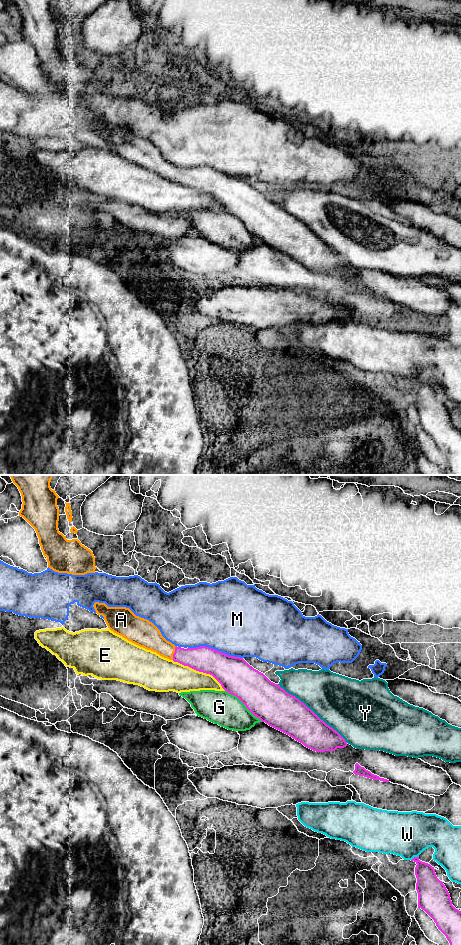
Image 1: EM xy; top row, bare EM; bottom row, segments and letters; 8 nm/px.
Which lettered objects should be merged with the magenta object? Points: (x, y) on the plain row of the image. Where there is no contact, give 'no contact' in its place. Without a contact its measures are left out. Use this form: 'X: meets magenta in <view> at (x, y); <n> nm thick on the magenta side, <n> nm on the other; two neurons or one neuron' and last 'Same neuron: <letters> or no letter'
A: meets magenta in xy at (174, 173); 200 nm thick on the magenta side, 200 nm on the other; one neuron
E: meets magenta in xy at (199, 191); 240 nm thick on the magenta side, 240 nm on the other; two neurons
G: meets magenta in xy at (244, 224); 300 nm thick on the magenta side, 280 nm on the other; two neurons
M: meets magenta in xy at (214, 169); 280 nm thick on the magenta side, 500 nm on the other; two neurons
W: meets magenta in xy at (414, 377); 180 nm thick on the magenta side, 360 nm on the other; two neurons
Y: meets magenta in xy at (311, 230); 300 nm thick on the magenta side, 420 nm on the other; two neurons
Same neuron: A

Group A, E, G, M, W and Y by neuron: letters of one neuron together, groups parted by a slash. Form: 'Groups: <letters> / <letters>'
Groups: A / E Y / G / M / W

